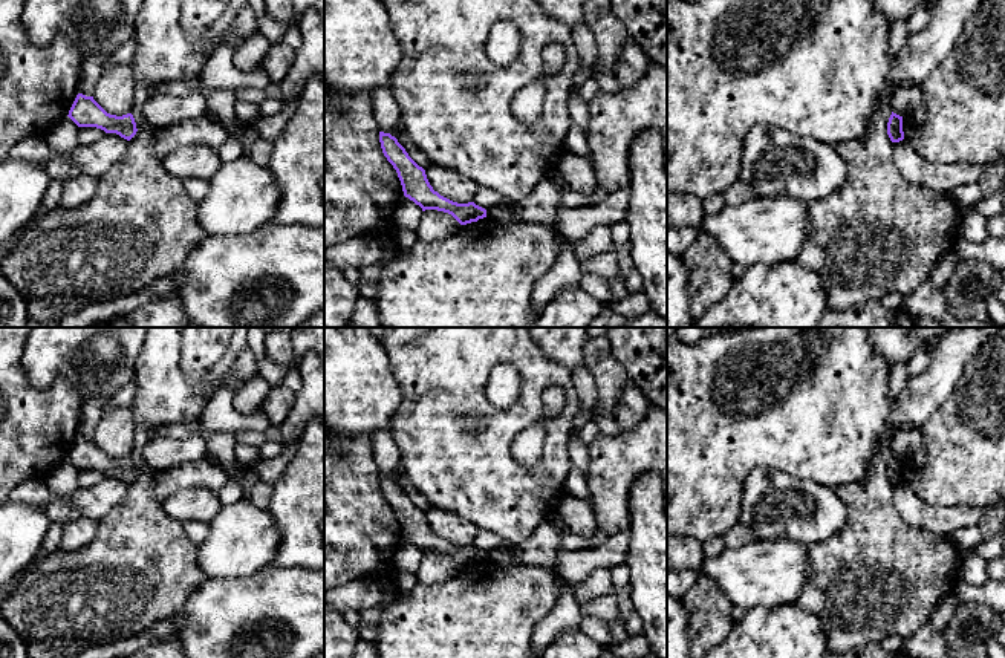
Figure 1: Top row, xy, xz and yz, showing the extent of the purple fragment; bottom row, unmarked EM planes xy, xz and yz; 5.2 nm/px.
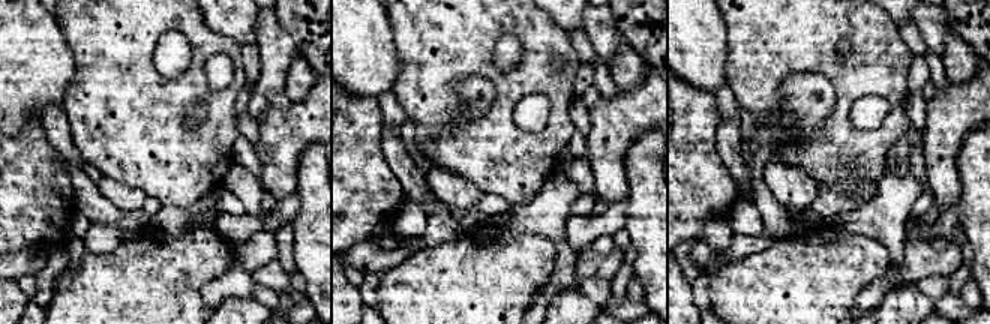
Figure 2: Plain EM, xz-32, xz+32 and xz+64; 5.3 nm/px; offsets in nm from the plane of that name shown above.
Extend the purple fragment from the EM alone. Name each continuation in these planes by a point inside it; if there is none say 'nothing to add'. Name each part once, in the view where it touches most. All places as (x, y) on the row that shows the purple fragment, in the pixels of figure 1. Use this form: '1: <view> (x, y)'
nothing to add

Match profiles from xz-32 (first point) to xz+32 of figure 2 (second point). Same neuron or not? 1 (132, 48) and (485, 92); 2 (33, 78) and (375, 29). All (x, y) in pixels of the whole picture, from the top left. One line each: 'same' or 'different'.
1: different
2: same

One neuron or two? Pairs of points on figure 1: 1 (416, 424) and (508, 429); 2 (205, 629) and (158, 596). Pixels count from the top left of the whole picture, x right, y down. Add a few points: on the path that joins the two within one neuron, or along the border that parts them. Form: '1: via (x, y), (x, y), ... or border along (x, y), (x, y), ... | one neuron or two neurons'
1: via (439, 441), (485, 441) | one neuron
2: border along (201, 583), (170, 617) | two neurons

